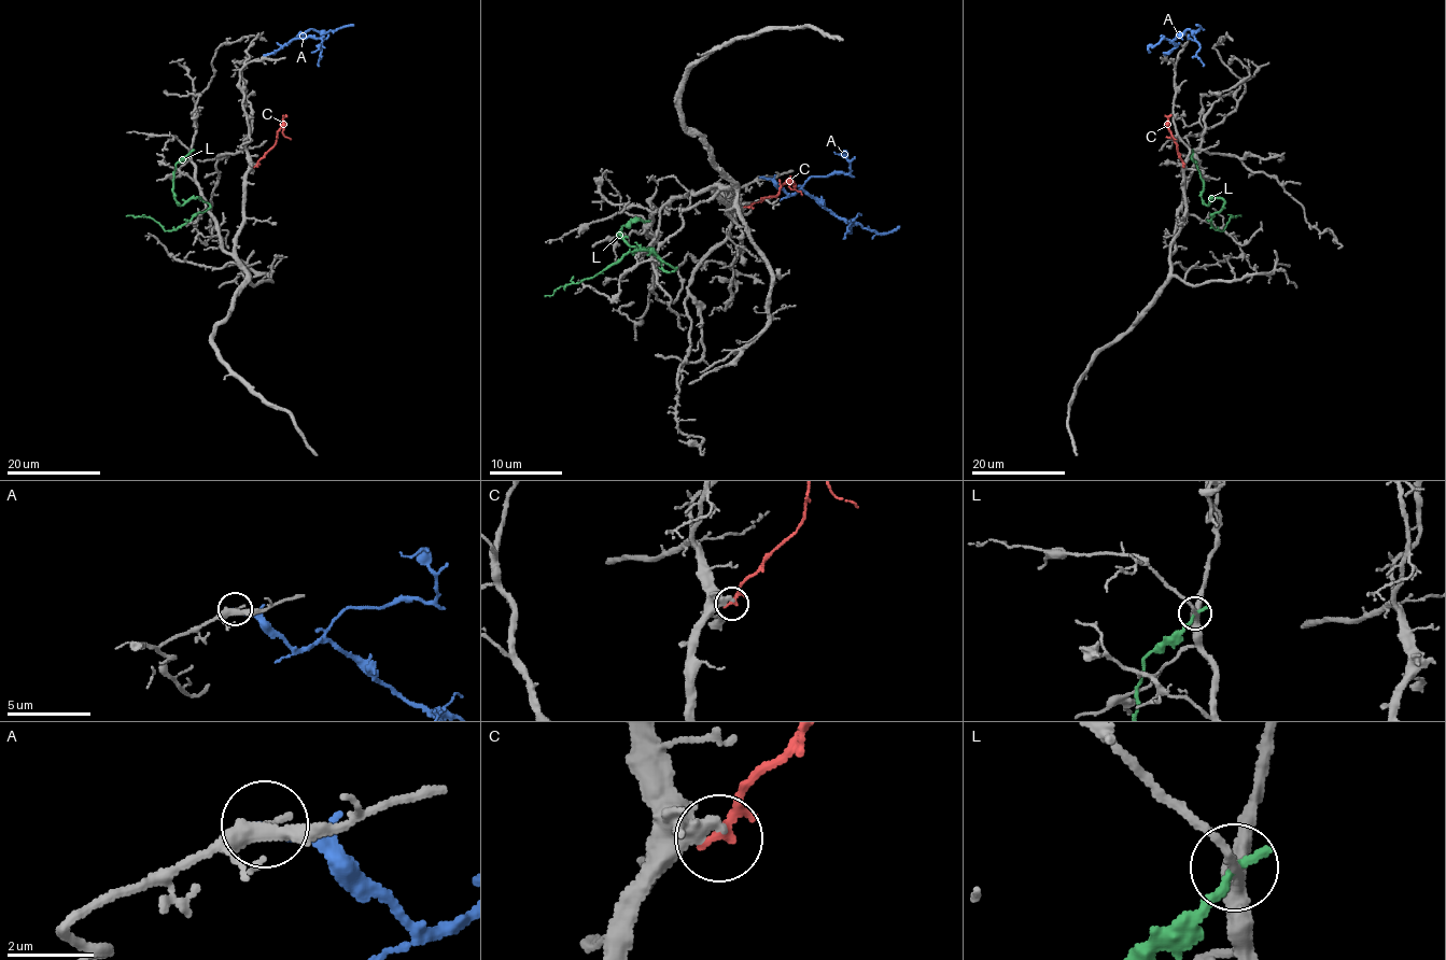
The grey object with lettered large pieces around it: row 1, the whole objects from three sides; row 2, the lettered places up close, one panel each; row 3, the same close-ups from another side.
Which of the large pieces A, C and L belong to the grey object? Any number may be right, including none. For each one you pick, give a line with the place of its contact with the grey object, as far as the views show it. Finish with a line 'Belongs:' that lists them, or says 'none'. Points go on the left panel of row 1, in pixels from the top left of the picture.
Belongs: none

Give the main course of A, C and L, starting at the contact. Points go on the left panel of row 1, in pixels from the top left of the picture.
A: (265, 55), (274, 54), (313, 29), (321, 38), (319, 66)
C: (256, 166), (276, 142), (282, 127), (283, 135), (291, 139)
L: (190, 152), (176, 165), (174, 199), (181, 206), (200, 197), (209, 207), (166, 231), (146, 216), (126, 216)

